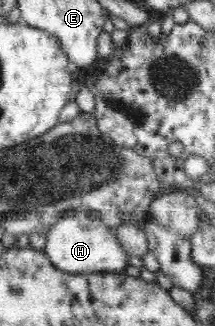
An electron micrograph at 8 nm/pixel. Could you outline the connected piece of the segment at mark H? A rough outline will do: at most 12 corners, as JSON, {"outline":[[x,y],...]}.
{"outline":[[67,209],[43,253],[76,274],[124,271],[129,254],[103,220]]}

